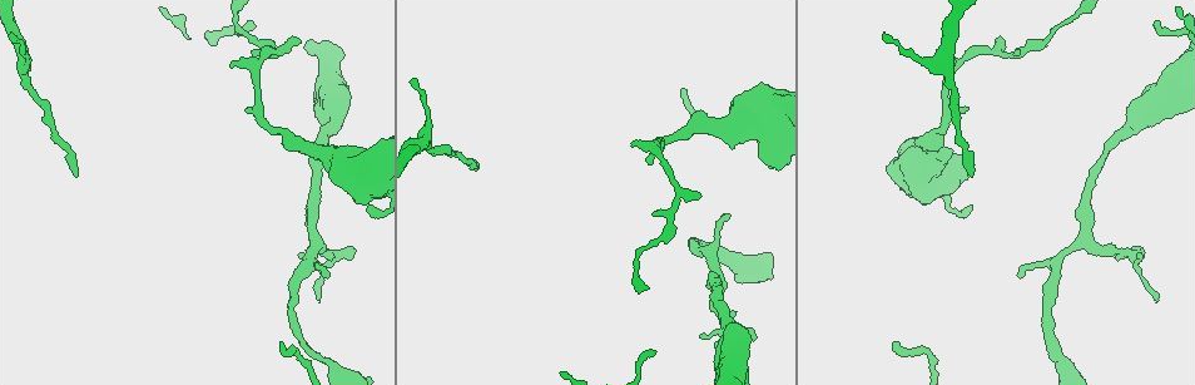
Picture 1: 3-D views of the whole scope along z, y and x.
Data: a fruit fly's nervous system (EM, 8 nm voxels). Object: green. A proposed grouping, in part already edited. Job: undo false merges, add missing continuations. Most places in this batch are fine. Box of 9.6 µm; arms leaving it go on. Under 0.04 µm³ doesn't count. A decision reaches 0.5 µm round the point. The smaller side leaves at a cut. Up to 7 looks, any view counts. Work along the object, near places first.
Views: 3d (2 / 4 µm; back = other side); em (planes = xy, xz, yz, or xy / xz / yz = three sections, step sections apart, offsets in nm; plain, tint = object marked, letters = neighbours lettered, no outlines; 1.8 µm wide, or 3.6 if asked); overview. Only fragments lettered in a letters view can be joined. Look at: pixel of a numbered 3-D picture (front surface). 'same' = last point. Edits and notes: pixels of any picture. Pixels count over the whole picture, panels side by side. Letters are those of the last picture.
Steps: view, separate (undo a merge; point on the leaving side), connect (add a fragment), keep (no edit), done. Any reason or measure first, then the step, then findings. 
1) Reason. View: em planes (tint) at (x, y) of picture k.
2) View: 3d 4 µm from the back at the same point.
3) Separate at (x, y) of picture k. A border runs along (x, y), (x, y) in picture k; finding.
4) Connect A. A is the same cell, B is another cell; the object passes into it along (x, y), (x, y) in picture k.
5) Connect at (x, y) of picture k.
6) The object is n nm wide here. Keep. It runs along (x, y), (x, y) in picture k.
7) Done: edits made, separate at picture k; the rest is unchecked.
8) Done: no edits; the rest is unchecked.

Free end. View: em xy step 8 (letters) at (970, 174) of picture 1.

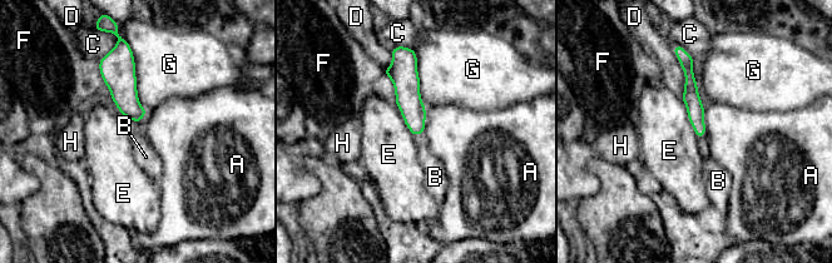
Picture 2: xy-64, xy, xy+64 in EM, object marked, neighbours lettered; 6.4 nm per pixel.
View: em planes (letters) at the same point.

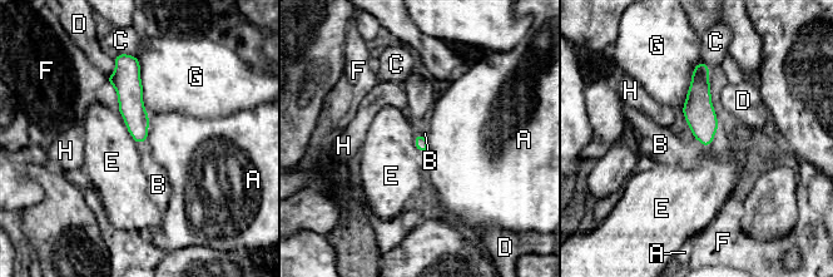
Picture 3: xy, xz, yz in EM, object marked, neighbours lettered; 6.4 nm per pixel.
The object is 90 nm wide here. Keep. A, B, C, D, E, F, G and H are other cells; a border runs along (694, 138), (705, 147) in picture 3; none of them fits.

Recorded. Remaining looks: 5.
Thin end. View: em 3.6 µm yz step 8 (letters) at (630, 145) of picture 1.

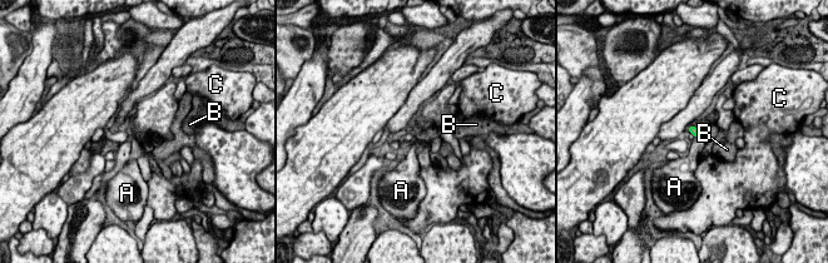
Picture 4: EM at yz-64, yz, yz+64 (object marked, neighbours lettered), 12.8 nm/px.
Cut it another way. View: em 3.6 µm planes (letters) at the same point.

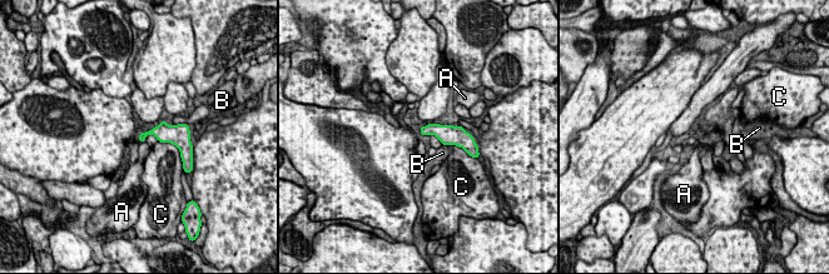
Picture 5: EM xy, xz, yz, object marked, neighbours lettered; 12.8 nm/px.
Keep. A, B and C are other cells; a border runs along (139, 140), (144, 142) in picture 5; none of them fits.

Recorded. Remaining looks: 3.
A narrow waist. View: em planes (plain) at (1115, 248) of picture 1.

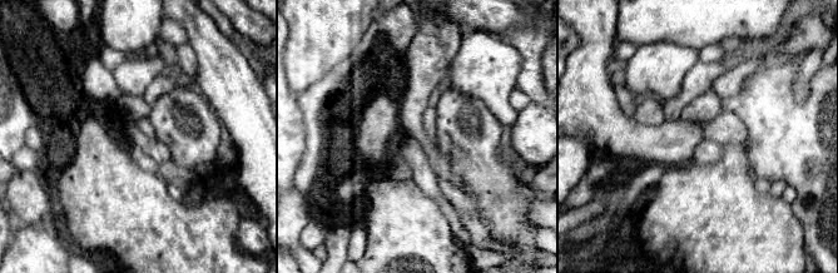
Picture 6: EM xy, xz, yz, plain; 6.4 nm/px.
See the neighbours. View: em planes (letters) at the same point.

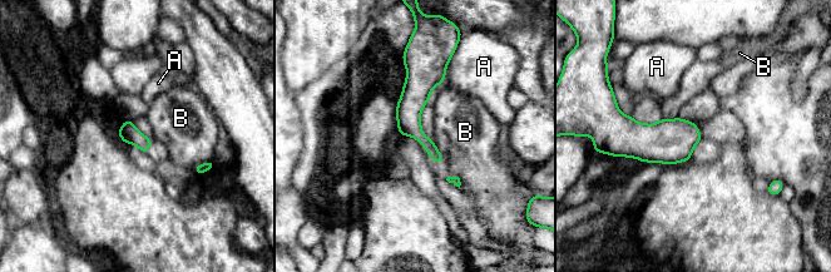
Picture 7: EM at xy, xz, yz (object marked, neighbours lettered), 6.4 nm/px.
The object is 120 nm wide here. Keep. A and B are other cells; continuous, no second cell.

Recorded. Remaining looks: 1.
Done: no edits; the rest is unchecked.

